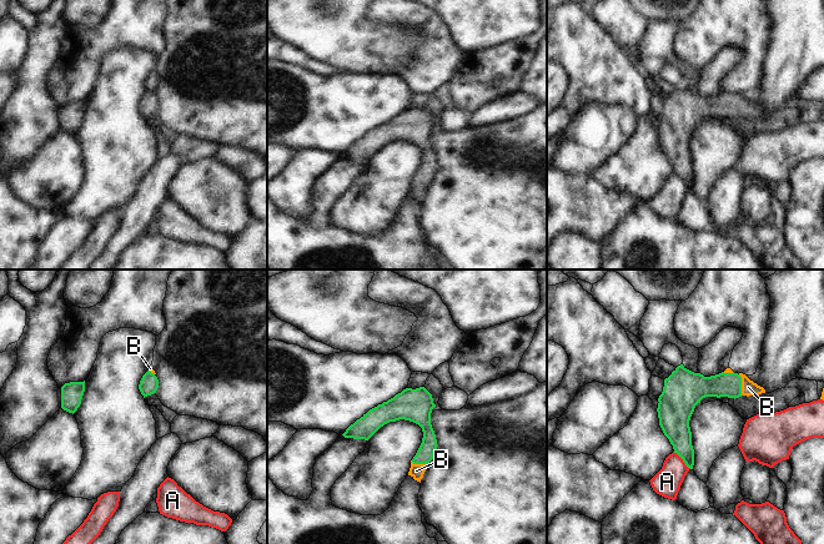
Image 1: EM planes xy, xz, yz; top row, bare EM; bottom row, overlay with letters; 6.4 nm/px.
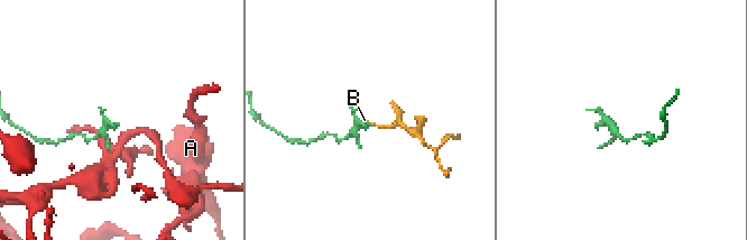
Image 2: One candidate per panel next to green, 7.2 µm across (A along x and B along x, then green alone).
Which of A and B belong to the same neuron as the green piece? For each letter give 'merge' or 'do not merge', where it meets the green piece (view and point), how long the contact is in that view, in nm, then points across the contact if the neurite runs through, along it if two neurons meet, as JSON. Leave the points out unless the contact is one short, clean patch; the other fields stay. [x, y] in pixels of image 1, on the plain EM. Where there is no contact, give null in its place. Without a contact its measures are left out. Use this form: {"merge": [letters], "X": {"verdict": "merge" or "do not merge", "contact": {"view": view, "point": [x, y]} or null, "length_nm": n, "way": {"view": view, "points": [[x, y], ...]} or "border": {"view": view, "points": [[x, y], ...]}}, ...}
{"merge": ["B"], "A": {"verdict": "do not merge", "contact": {"view": "yz", "point": [682, 179]}, "length_nm": 160}, "B": {"verdict": "merge", "contact": {"view": "yz", "point": [740, 105]}, "length_nm": 140, "way": {"view": "yz", "points": [[724, 105], [740, 105], [748, 107]]}}}

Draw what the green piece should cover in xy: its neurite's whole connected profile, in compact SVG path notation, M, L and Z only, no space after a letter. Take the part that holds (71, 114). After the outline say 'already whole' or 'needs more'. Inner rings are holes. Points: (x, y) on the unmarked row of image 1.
M85 101L65 104L61 107L61 129L74 135L81 125L84 112Z; already whole

